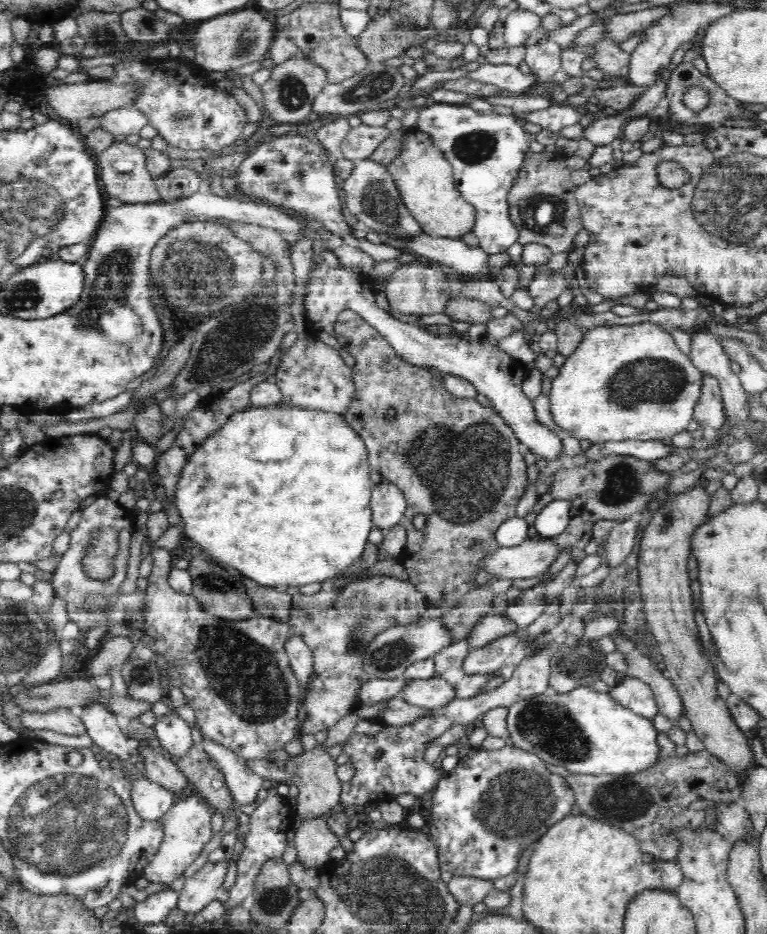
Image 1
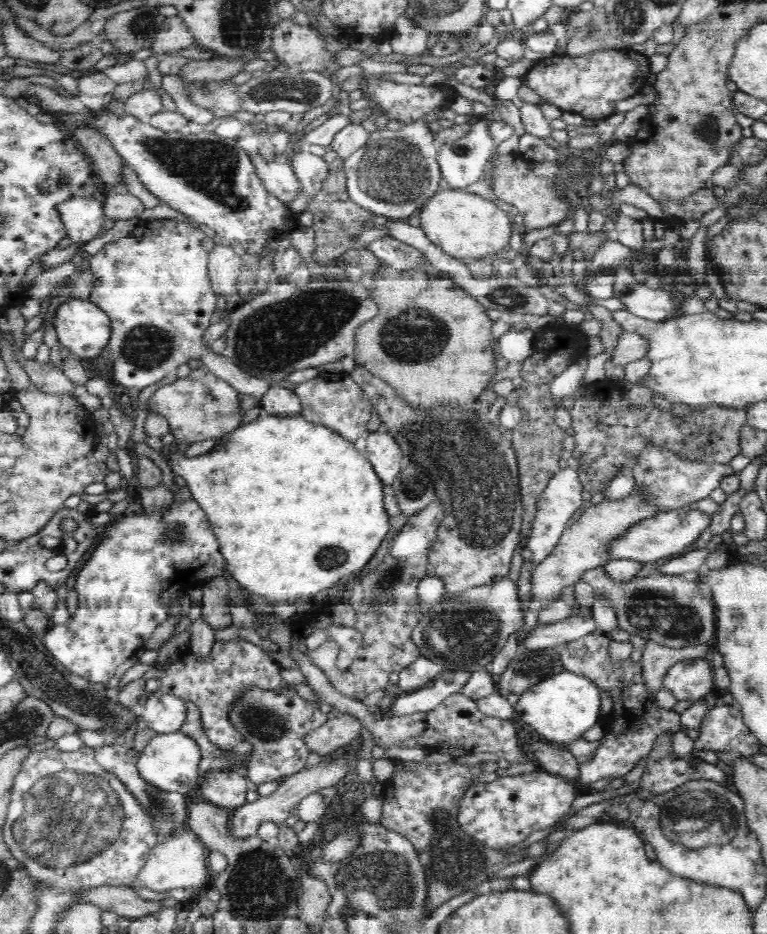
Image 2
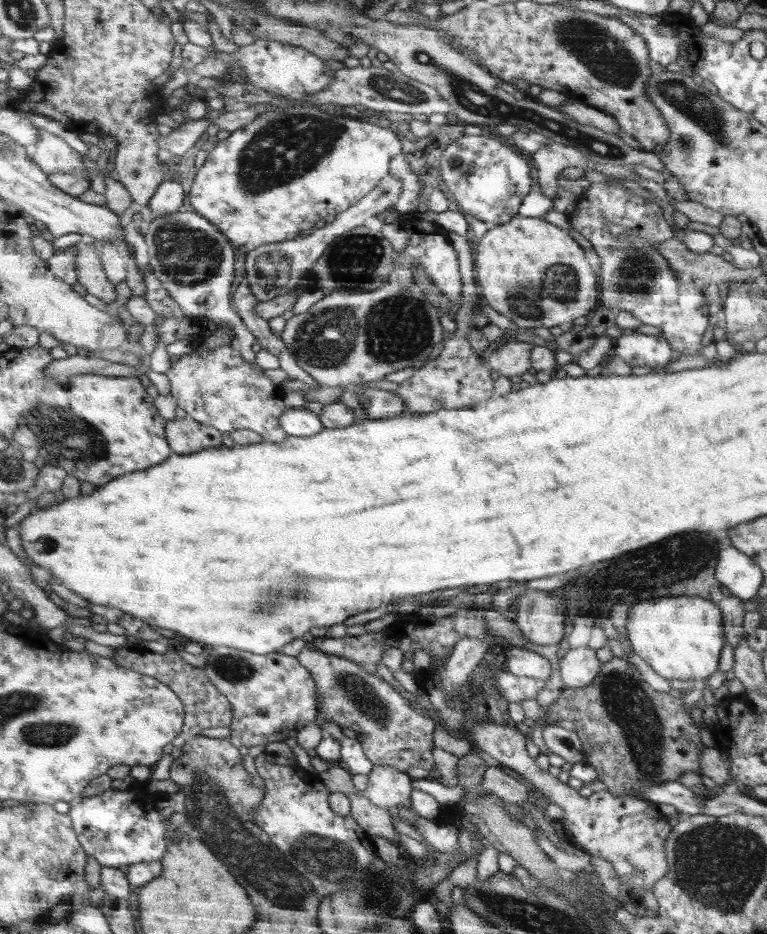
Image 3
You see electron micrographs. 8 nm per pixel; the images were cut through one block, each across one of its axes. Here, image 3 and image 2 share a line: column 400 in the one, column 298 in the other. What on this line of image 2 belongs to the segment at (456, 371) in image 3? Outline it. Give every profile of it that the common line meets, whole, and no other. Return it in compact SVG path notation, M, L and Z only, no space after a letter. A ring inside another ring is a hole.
M322 373L311 380L296 383L293 393L299 396L302 407L300 415L308 422L324 425L353 443L367 432L366 425L372 416L373 406L350 374Z

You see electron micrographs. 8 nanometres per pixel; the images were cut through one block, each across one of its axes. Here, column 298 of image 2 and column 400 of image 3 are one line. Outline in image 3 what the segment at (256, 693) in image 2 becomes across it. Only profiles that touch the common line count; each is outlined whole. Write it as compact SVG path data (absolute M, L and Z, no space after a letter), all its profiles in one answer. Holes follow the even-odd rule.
M304 647L296 656L315 679L319 700L319 716L315 723L321 728L324 723L337 724L341 729L356 733L364 754L374 765L393 766L407 772L410 766L432 768L432 736L436 724L410 710L409 700L402 698L388 682L351 659L326 654L314 647Z

